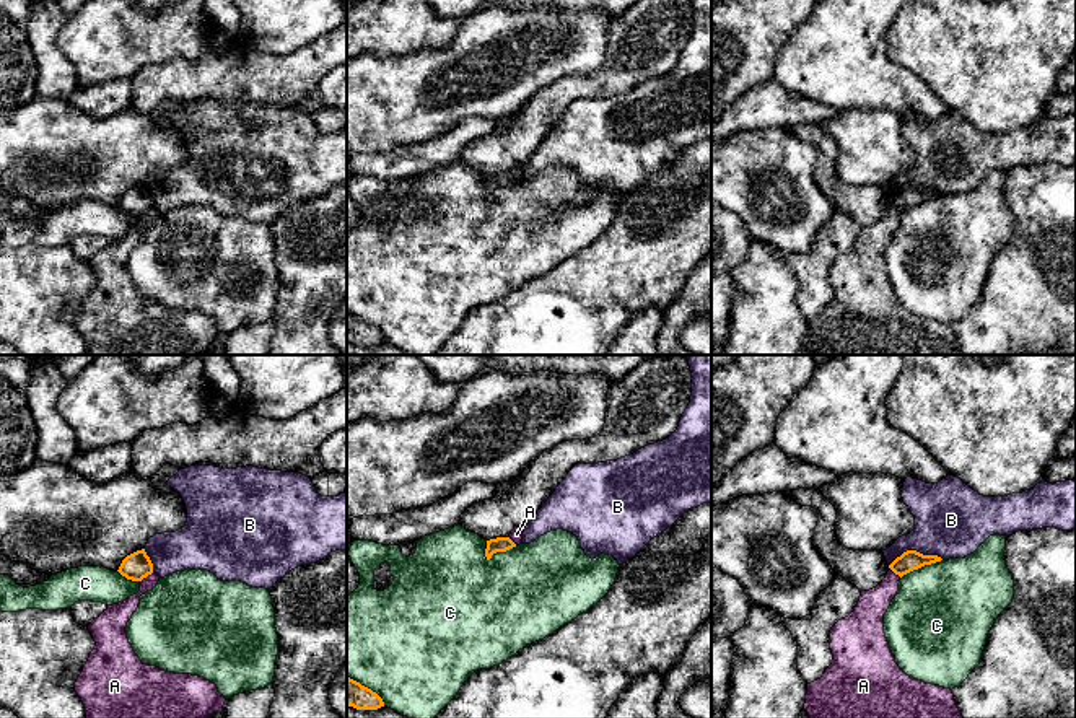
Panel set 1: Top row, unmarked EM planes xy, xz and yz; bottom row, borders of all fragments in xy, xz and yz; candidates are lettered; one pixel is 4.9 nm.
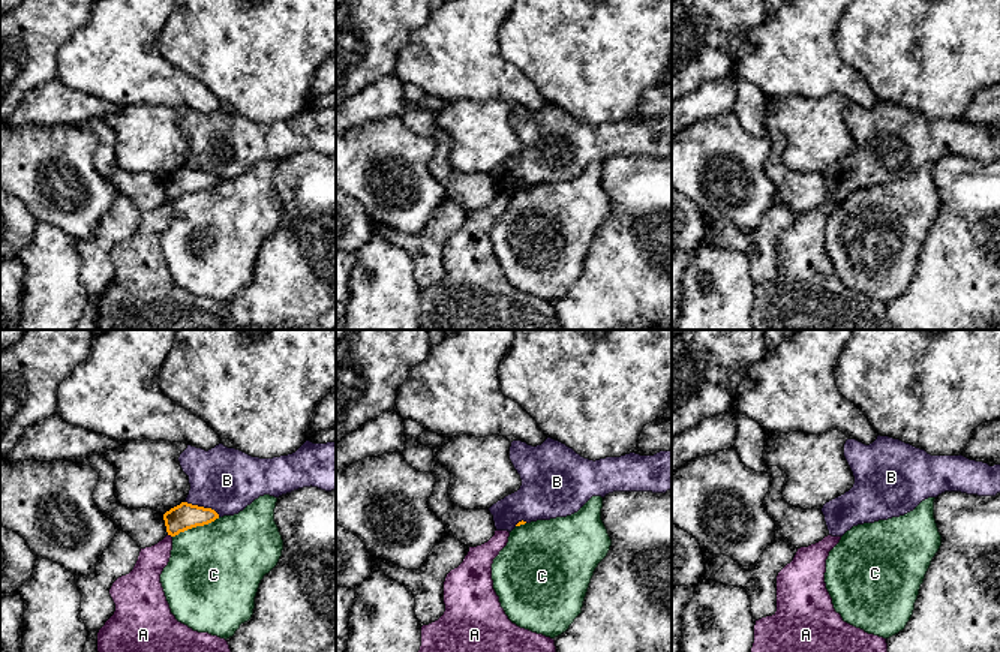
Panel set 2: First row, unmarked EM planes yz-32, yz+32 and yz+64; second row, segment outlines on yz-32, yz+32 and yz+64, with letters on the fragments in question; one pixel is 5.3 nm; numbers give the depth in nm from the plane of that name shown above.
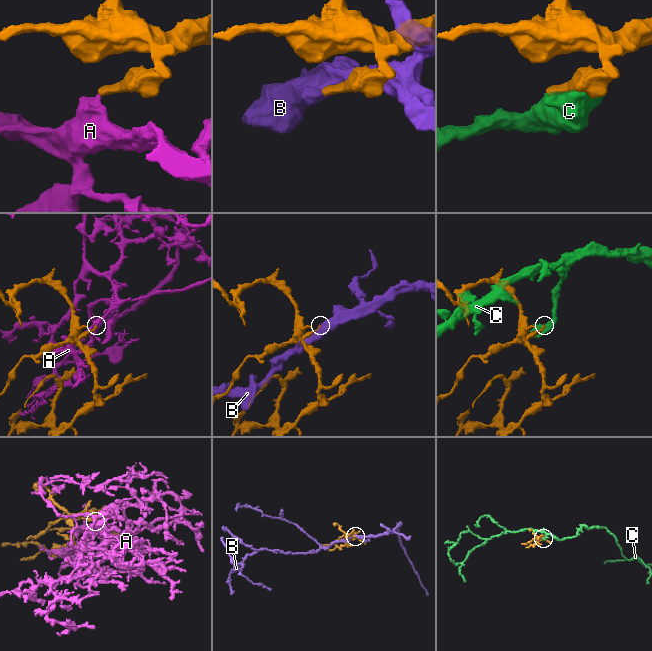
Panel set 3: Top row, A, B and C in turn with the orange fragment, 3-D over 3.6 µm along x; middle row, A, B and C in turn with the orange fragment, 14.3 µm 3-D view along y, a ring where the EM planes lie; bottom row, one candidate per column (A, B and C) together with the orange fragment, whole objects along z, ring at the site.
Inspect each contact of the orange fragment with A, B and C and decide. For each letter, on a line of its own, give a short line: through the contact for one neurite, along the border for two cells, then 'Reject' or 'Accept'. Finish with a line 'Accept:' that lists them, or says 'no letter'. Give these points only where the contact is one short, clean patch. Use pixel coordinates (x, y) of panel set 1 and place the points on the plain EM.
A: Line: xy (152, 207), (140, 217). Reject
B: Reject
C: Reject
Accept: no letter

